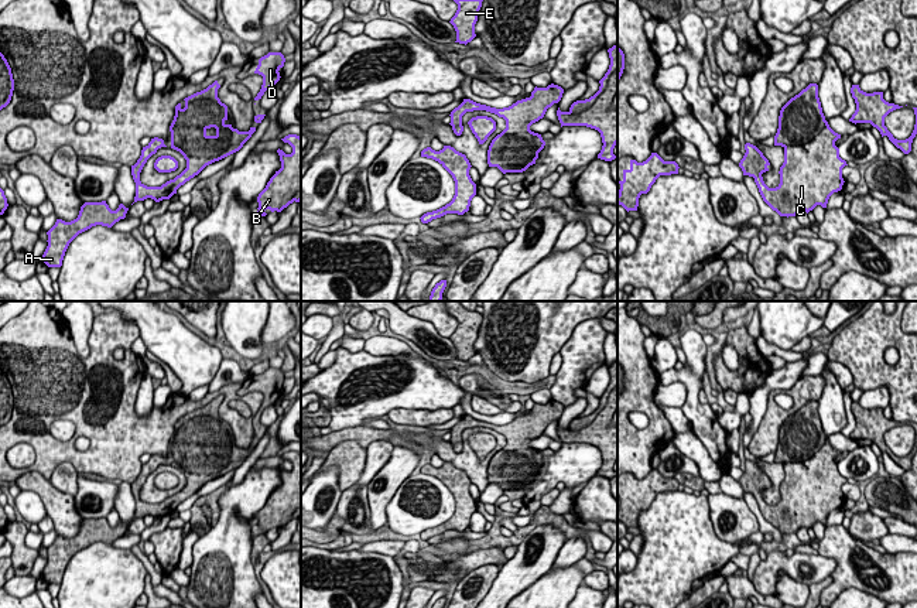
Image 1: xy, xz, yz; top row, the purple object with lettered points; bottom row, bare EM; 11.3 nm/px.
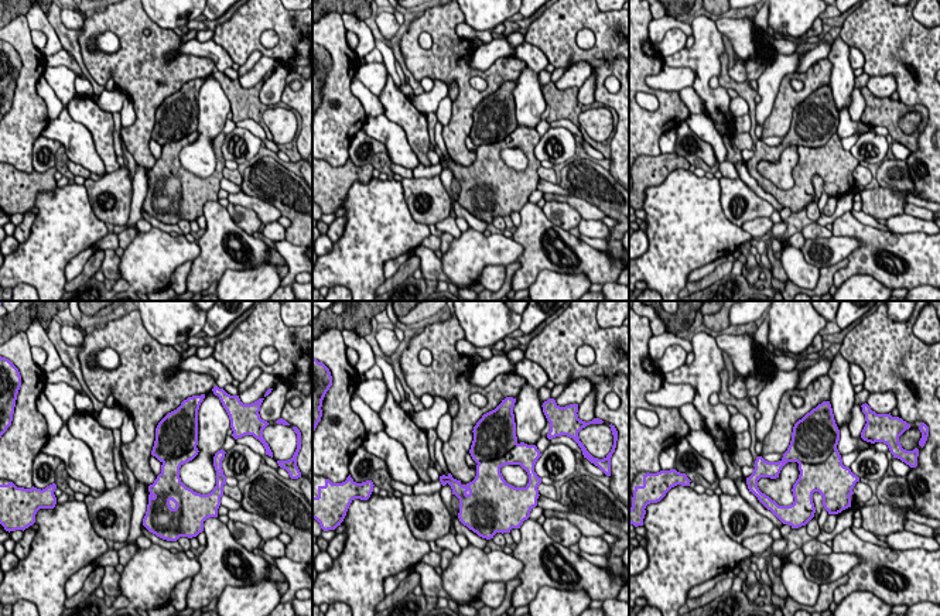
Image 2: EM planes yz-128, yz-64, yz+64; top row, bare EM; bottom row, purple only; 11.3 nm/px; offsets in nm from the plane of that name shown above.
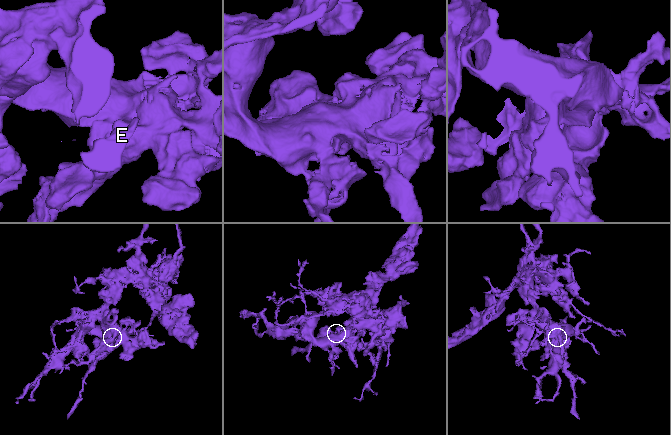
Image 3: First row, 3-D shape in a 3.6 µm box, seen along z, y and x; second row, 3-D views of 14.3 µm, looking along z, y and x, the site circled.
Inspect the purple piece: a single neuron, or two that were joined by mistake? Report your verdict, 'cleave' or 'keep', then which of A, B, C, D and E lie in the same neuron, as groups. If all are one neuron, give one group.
keep; A B C D E

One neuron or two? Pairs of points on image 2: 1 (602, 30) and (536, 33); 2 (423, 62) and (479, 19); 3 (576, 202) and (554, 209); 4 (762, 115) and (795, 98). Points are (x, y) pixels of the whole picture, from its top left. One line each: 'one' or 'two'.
1: one
2: two
3: two
4: two

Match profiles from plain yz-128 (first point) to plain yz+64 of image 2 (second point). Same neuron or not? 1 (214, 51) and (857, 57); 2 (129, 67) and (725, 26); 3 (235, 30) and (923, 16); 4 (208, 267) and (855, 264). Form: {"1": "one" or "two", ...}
{"1": "one", "2": "two", "3": "two", "4": "one"}

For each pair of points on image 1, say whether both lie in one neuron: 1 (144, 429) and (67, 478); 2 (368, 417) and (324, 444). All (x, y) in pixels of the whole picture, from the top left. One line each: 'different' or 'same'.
1: different
2: different

